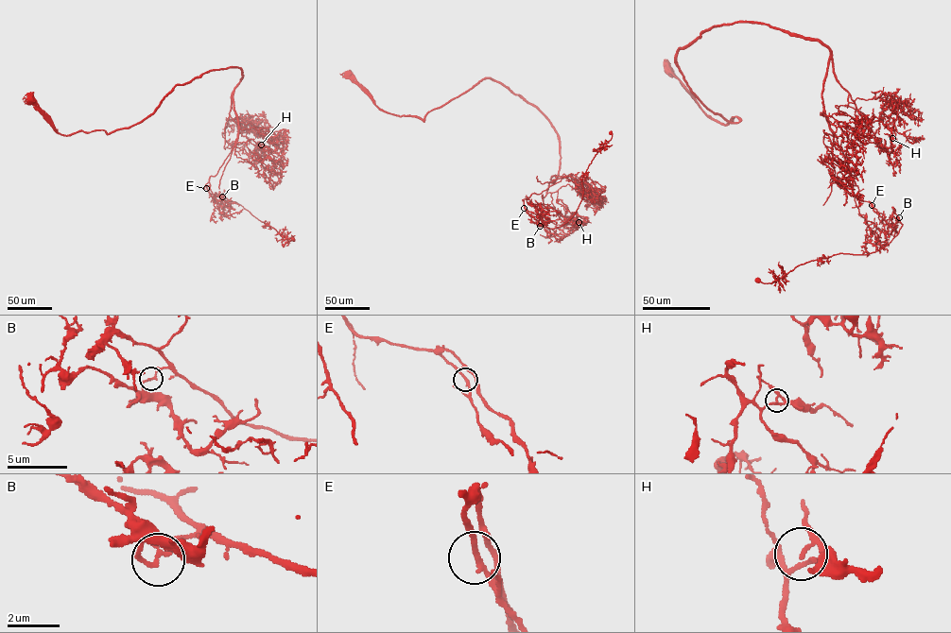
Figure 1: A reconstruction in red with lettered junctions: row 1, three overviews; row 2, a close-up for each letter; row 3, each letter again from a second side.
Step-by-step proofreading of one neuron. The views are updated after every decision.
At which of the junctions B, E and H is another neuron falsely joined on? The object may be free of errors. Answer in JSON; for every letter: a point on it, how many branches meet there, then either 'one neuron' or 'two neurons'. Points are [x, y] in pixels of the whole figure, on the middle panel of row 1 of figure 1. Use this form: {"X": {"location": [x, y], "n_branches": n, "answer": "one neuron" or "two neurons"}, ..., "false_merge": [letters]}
{"B": {"location": [540, 226], "n_branches": 2, "answer": "two neurons"}, "E": {"location": [524, 208], "n_branches": 2, "answer": "one neuron"}, "H": {"location": [579, 222], "n_branches": 2, "answer": "one neuron"}, "false_merge": ["B"]}

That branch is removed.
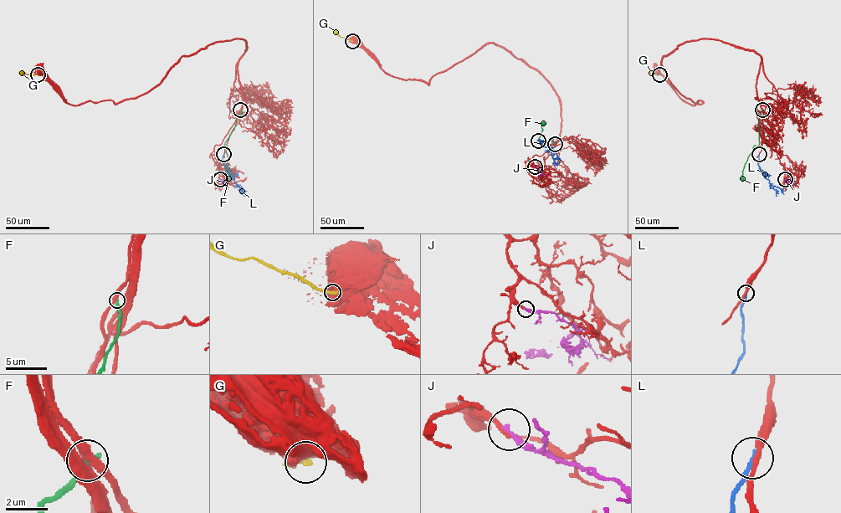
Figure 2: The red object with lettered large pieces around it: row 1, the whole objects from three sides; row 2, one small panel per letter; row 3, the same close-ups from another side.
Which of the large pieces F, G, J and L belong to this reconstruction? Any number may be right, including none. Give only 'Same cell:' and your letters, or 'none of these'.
Same cell: L

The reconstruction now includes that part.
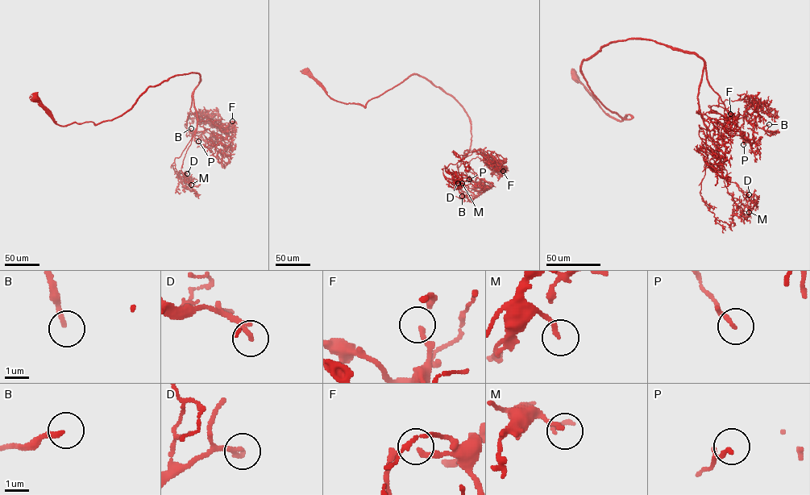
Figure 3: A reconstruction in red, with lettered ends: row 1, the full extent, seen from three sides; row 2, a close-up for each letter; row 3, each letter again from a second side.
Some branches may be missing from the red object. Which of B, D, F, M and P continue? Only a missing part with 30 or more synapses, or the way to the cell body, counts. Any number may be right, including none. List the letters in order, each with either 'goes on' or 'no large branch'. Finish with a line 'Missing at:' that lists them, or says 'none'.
B: goes on
D: goes on
F: no large branch
M: no large branch
P: no large branch
Missing at: B, D

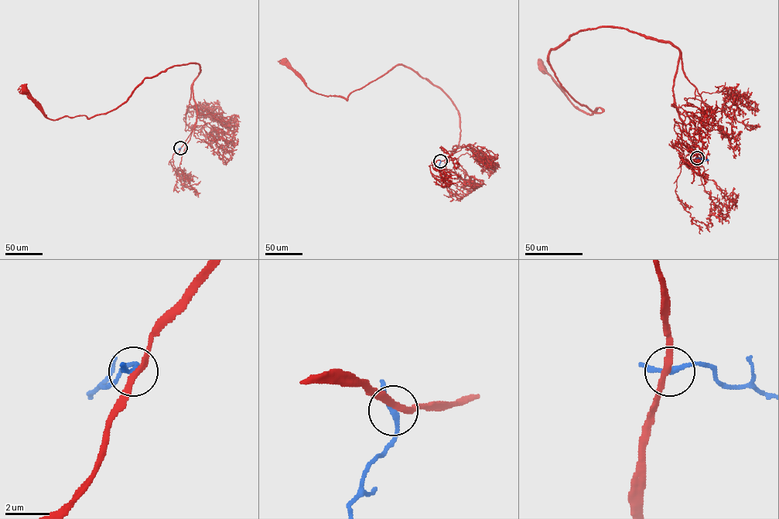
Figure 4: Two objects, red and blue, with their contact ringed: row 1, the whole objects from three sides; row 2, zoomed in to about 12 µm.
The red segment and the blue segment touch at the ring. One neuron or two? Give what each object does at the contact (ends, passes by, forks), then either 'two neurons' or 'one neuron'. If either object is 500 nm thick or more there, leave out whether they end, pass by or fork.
red passes by; blue passes by; two neurons

